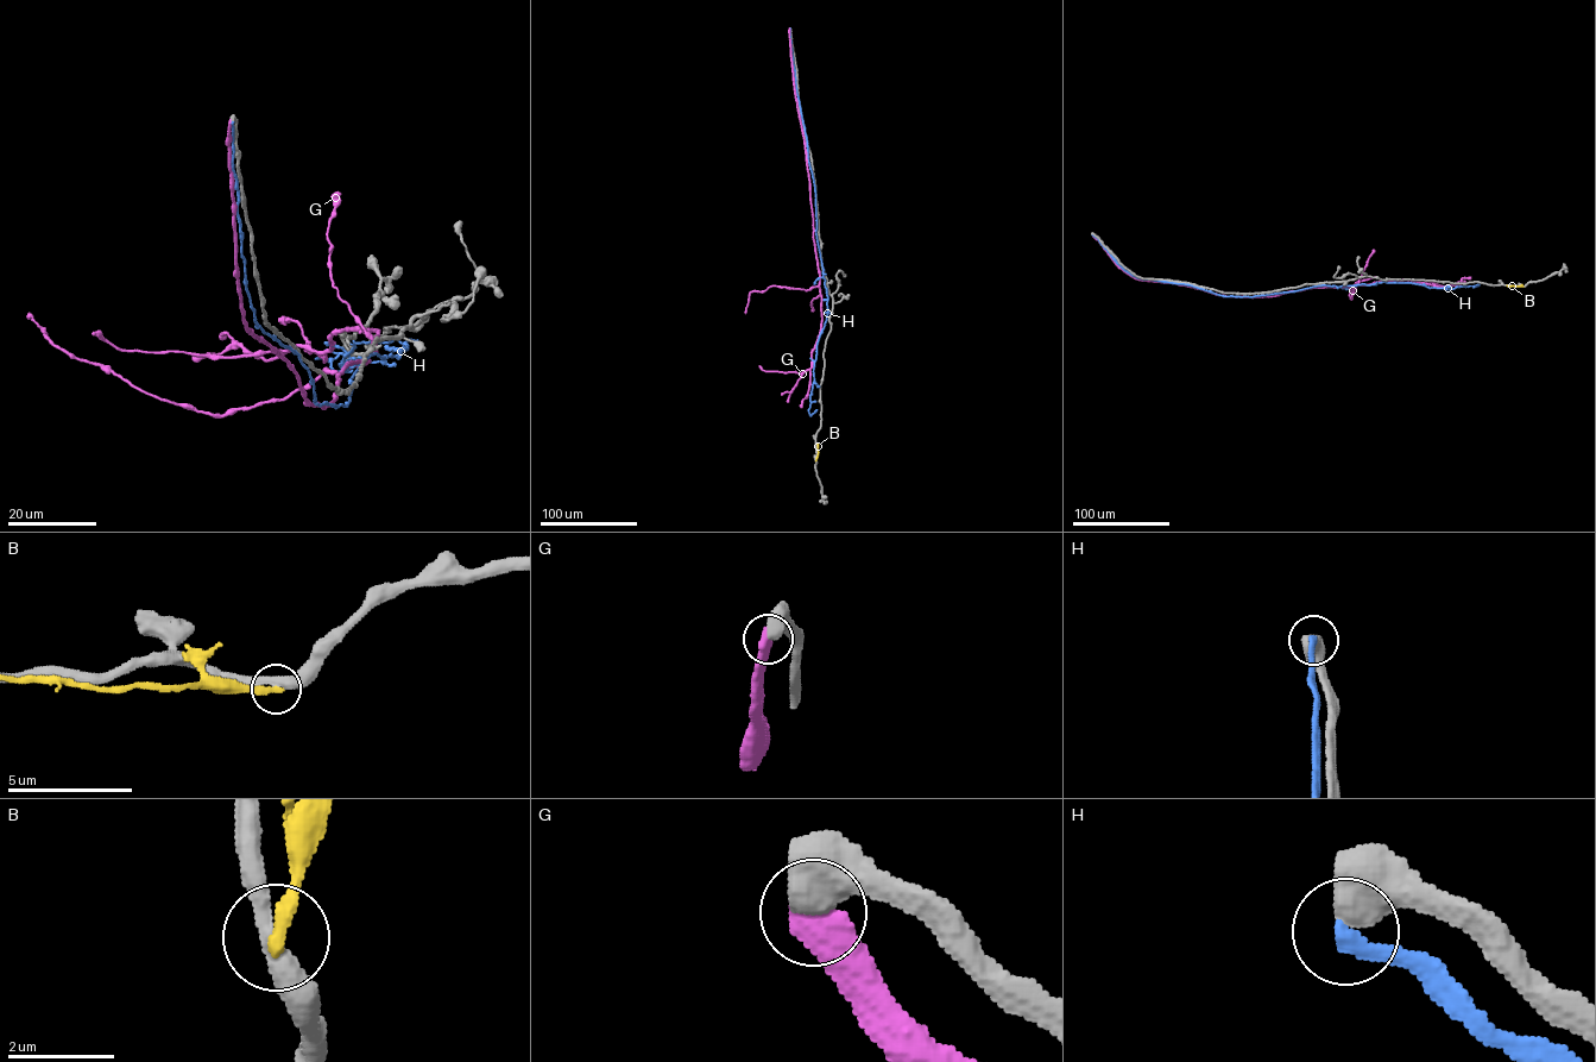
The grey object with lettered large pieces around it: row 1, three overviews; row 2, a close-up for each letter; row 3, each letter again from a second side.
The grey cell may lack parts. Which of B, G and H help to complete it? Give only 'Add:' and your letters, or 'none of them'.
Add: none of them

